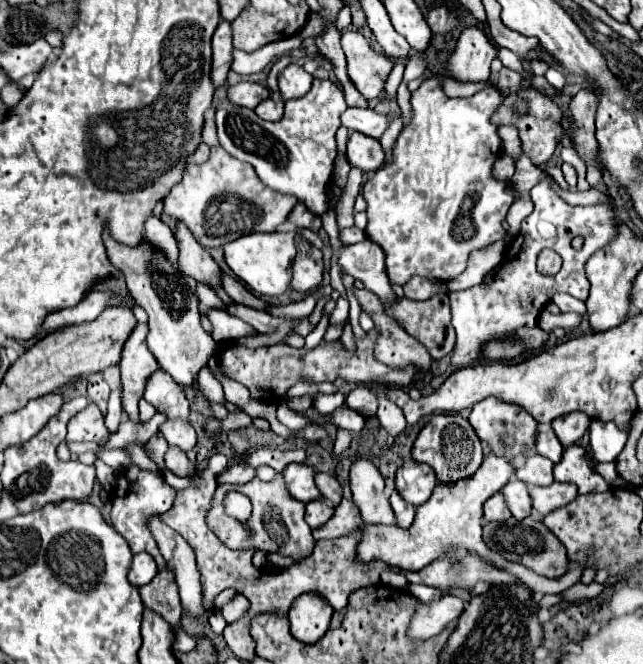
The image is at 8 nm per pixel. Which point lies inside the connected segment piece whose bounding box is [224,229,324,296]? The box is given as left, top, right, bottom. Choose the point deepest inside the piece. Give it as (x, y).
(264, 261)

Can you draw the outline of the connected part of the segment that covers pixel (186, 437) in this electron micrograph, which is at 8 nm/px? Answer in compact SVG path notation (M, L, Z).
M164 422L162 434L168 442L168 446L178 446L182 452L188 452L196 446L196 432L190 424L184 422Z

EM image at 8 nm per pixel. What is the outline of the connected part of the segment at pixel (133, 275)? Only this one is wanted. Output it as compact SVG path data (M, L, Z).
M106 232L104 242L110 262L114 262L114 266L118 266L122 274L126 274L128 292L148 314L148 350L158 360L160 368L166 370L178 386L196 386L196 376L212 356L216 342L200 326L198 300L190 290L190 282L186 282L186 278L182 278L180 274L174 274L174 268L166 262L166 258L162 258L160 254L150 254L144 242L140 248L128 248L116 244L114 238L110 238Z

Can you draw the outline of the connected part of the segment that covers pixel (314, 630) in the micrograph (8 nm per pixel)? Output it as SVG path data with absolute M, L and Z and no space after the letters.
M316 592L302 594L298 600L294 600L294 606L290 606L288 620L290 620L290 632L296 640L304 644L314 644L320 640L332 618L332 606Z

